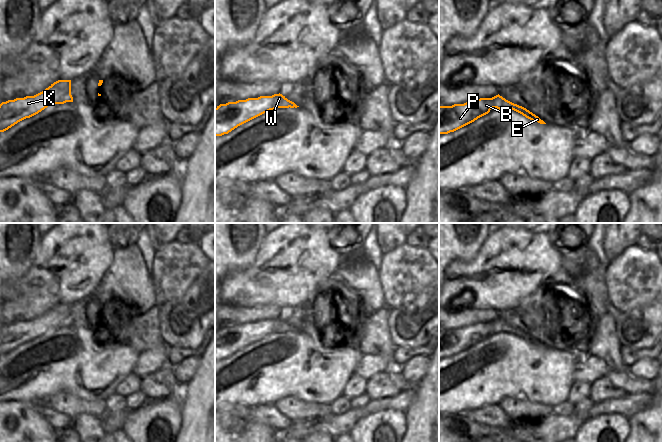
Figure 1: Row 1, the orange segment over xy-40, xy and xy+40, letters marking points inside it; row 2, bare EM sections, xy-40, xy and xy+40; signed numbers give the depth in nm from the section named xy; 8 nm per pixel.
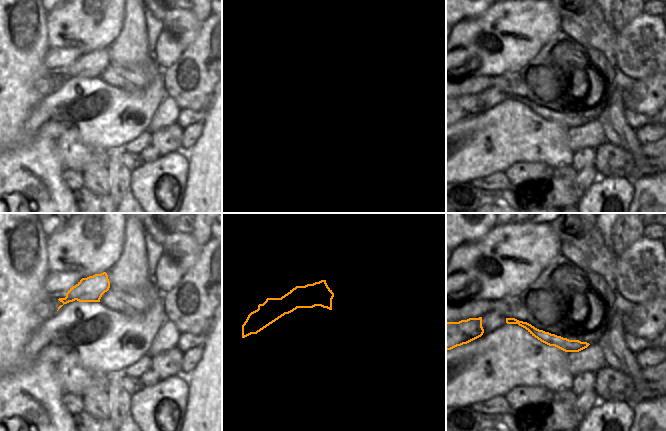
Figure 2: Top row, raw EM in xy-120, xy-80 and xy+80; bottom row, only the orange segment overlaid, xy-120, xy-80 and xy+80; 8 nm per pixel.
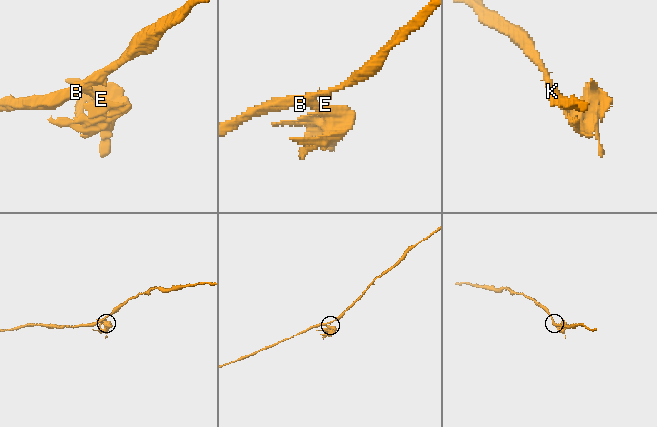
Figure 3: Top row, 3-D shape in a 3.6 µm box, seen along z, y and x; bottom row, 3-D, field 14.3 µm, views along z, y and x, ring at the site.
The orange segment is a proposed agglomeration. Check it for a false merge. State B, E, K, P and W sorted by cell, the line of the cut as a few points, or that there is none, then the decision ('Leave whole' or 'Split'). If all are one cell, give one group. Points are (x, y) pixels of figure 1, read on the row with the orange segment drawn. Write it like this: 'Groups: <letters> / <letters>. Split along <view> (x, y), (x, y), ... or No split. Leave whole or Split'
Groups: B K P W / E. Split along xy+40 (518, 105), (511, 108). Split.

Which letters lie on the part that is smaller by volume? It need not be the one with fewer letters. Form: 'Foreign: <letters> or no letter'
Foreign: E

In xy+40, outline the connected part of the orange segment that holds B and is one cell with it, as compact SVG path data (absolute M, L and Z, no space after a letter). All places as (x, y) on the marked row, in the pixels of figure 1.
M499 94L492 98L480 98L464 104L439 106L439 134L454 132L488 114L492 108L511 110L514 104Z

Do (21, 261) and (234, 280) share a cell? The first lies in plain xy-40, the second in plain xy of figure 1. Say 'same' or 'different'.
different

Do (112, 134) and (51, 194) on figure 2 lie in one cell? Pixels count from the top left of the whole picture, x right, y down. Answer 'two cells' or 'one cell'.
two cells

